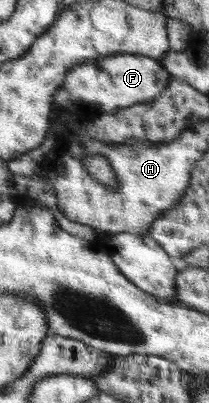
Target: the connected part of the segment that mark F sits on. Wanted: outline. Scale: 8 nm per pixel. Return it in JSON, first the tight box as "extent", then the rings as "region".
{"extent":[54,54,172,112],"region":[[[117,54],[95,58],[74,67],[66,73],[65,81],[54,95],[54,103],[59,109],[73,104],[96,105],[101,112],[115,112],[138,103],[155,99],[172,79],[156,58],[135,54]]]}

